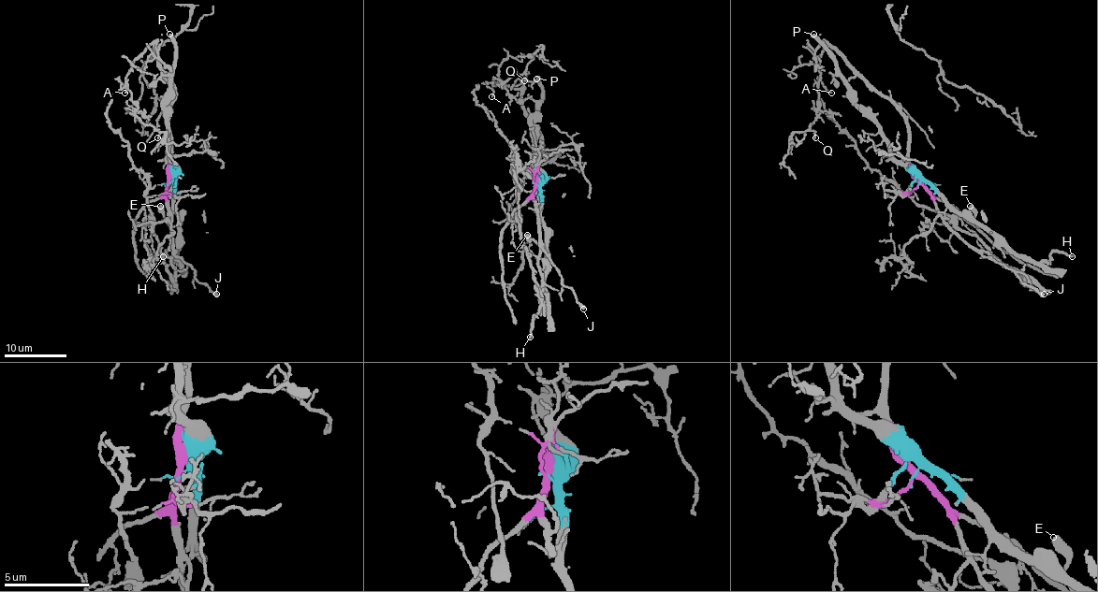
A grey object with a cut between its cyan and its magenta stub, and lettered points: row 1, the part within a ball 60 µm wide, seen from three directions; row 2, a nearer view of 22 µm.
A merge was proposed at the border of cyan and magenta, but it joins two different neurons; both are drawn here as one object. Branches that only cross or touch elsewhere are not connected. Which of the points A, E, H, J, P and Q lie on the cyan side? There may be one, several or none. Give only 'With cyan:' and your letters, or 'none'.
With cyan: E, H, P

